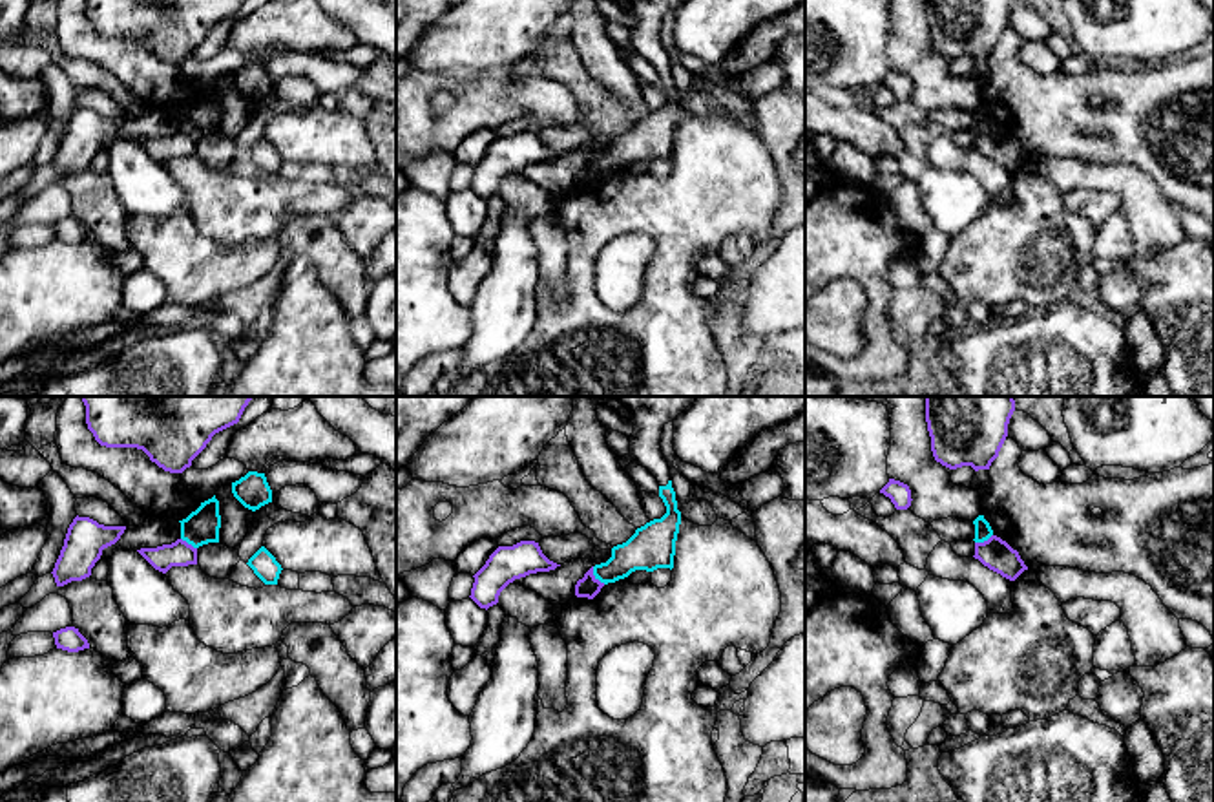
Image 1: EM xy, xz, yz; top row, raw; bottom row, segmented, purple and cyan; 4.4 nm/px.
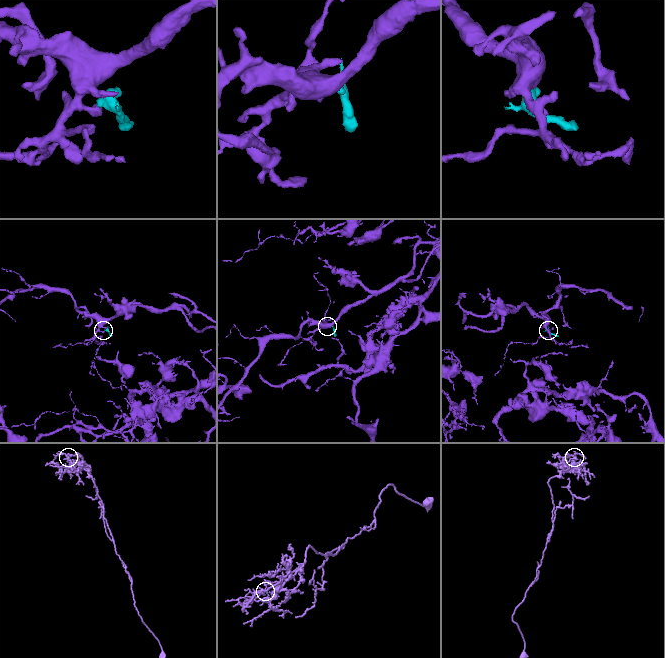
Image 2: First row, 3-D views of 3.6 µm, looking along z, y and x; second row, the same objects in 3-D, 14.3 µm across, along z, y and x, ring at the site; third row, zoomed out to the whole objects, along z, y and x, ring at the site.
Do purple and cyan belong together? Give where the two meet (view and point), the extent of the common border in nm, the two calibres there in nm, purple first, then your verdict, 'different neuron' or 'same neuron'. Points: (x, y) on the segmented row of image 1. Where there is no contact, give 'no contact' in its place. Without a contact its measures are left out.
meets purple in xz at (594, 576); contact 100 nm long; 100 nm thick on the purple side, 170 nm on the other; different neuron

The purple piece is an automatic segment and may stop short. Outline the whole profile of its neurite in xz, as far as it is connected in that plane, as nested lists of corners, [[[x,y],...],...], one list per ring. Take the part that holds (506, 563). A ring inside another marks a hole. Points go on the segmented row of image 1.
[[[520,541],[513,546],[498,546],[486,565],[473,575],[471,599],[480,608],[489,608],[498,603],[500,592],[515,579],[537,572],[555,570],[557,563],[549,561],[539,543]]]

